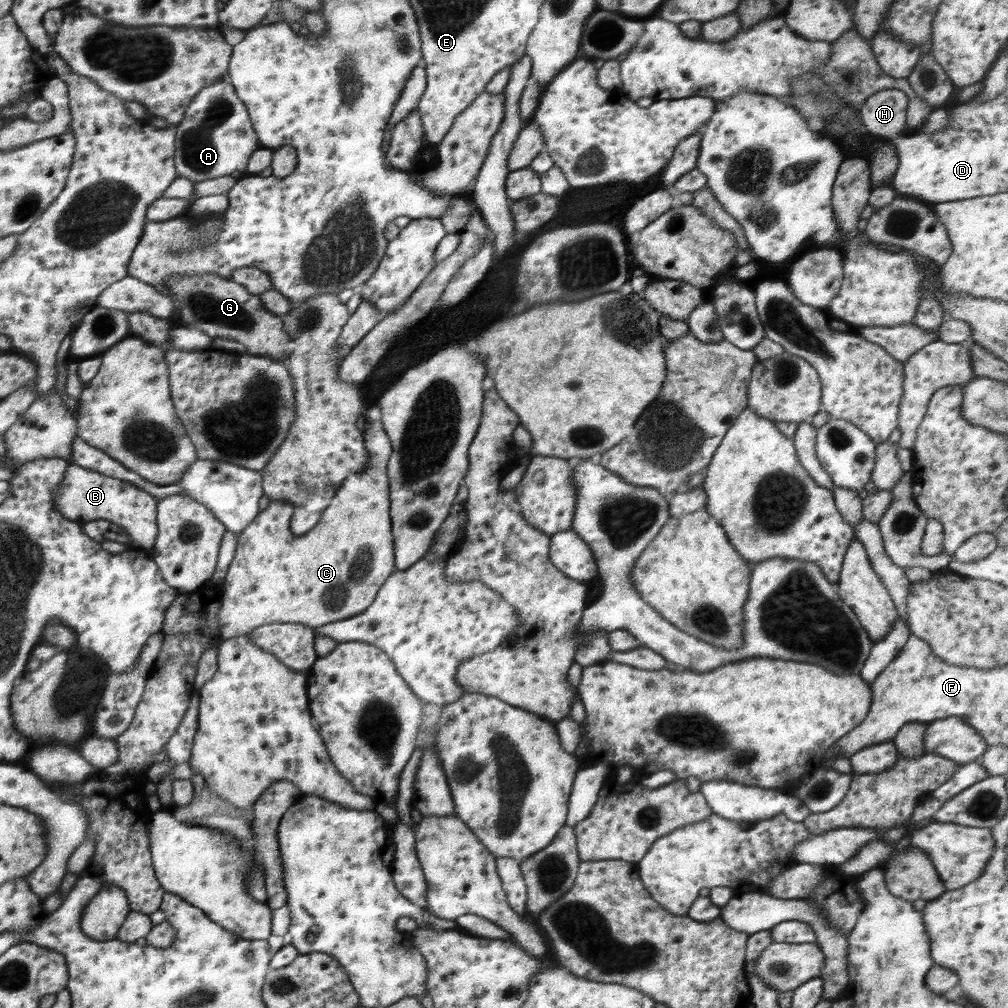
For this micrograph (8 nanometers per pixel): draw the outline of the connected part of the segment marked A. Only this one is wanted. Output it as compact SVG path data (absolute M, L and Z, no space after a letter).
M226 79L206 85L187 106L184 118L175 127L175 169L193 183L228 177L235 170L244 173L250 157L260 149L246 105L238 98L234 85Z

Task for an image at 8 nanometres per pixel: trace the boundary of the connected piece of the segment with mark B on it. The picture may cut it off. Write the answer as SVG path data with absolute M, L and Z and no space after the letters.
M69 464L63 482L55 494L55 508L64 518L82 522L106 520L122 526L130 535L130 547L152 550L157 537L157 506L159 500L139 487L118 478Z

